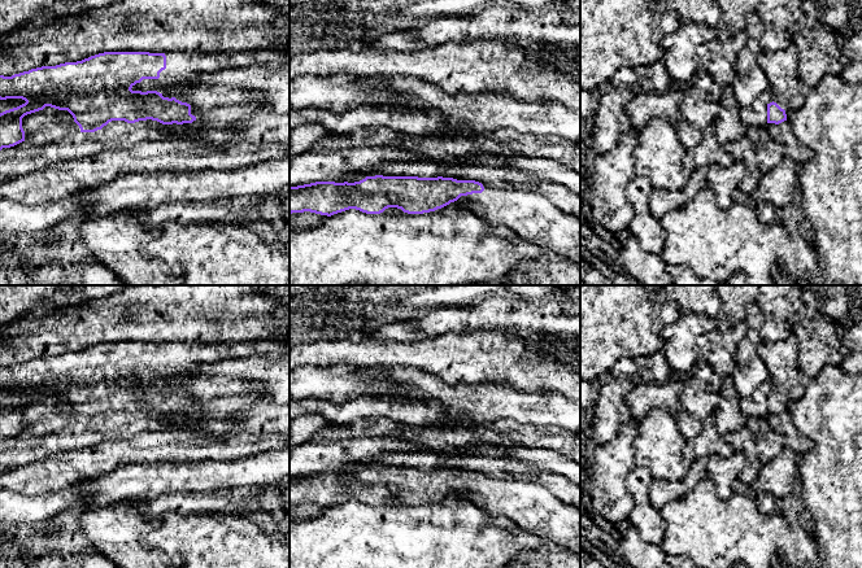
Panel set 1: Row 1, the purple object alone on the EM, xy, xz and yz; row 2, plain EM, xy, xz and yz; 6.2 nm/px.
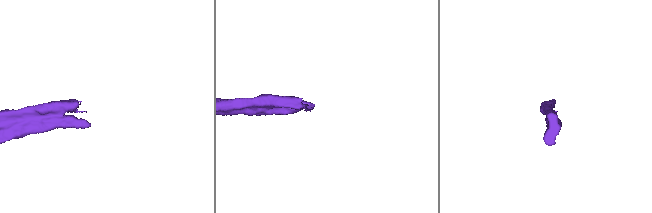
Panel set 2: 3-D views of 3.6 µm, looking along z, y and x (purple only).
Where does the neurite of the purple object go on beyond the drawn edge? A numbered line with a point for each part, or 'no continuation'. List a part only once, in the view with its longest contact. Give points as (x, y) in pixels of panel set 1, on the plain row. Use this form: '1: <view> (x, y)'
1: xy (182, 359)

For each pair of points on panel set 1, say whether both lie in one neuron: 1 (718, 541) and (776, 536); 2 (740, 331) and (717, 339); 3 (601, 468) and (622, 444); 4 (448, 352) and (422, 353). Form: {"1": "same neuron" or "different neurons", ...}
{"1": "same neuron", "2": "same neuron", "3": "same neuron", "4": "same neuron"}

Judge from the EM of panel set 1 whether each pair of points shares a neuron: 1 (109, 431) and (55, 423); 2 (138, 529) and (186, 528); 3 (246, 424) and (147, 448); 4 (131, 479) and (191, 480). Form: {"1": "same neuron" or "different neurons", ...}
{"1": "same neuron", "2": "different neurons", "3": "same neuron", "4": "same neuron"}

